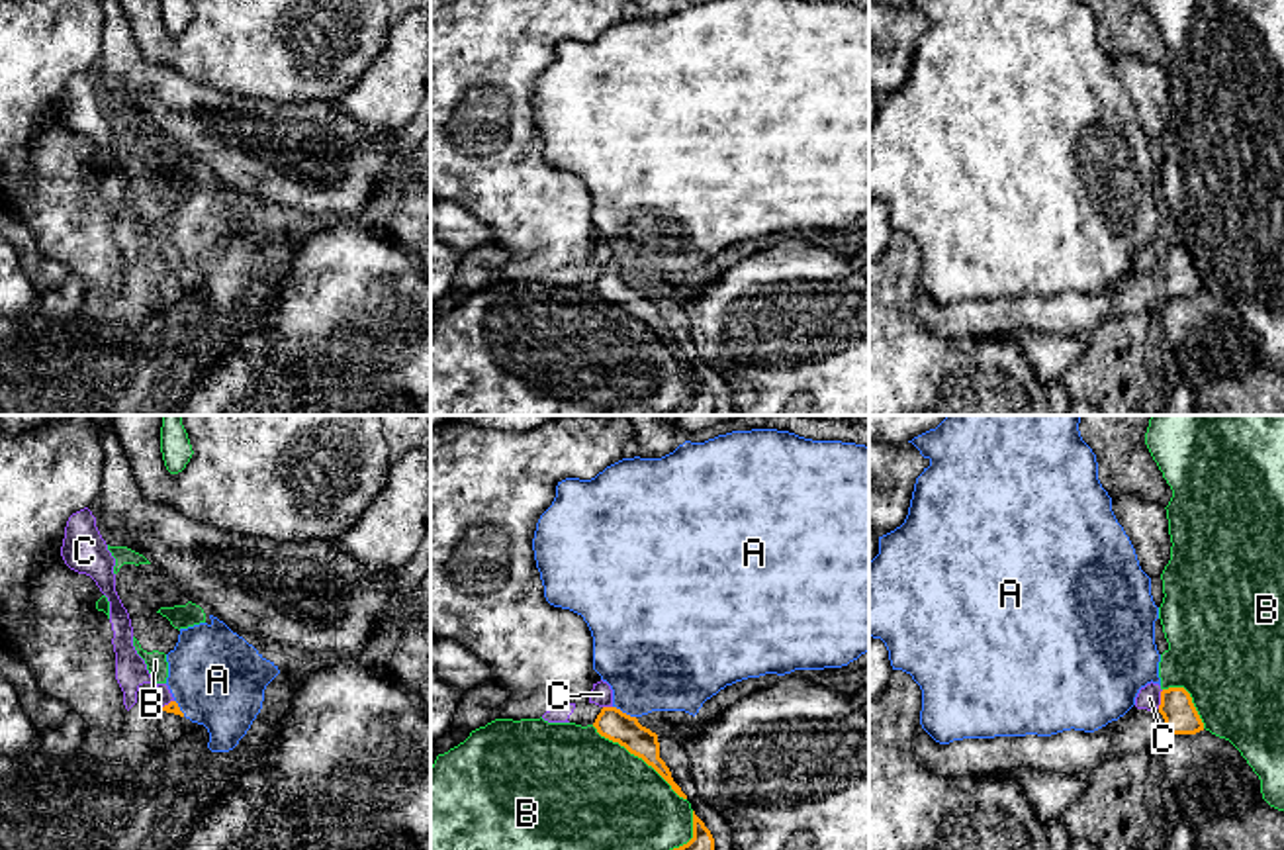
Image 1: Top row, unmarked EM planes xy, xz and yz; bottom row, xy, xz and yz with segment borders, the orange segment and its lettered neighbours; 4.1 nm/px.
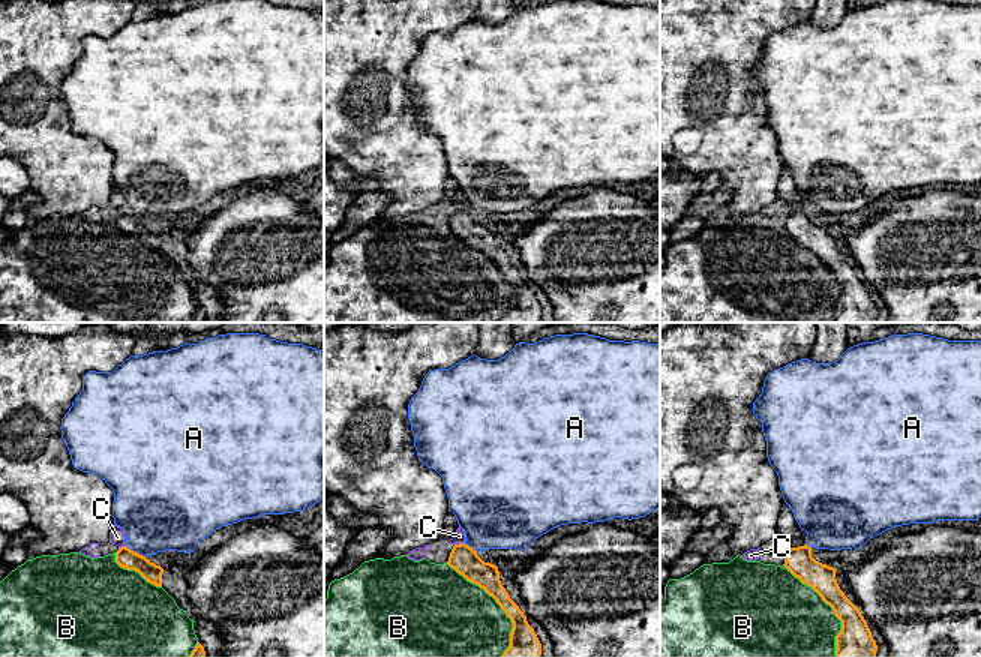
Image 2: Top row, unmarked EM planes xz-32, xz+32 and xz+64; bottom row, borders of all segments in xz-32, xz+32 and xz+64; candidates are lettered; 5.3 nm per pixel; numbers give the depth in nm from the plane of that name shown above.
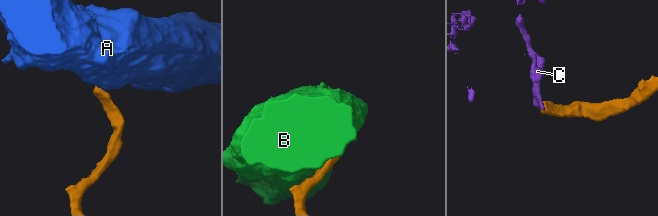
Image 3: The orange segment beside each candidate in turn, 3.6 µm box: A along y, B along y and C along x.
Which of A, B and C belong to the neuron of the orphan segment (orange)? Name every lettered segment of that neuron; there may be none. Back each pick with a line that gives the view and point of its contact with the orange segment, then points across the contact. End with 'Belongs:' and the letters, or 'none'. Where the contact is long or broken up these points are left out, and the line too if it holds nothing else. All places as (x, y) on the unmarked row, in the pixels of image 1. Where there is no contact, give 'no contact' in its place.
Belongs: none

